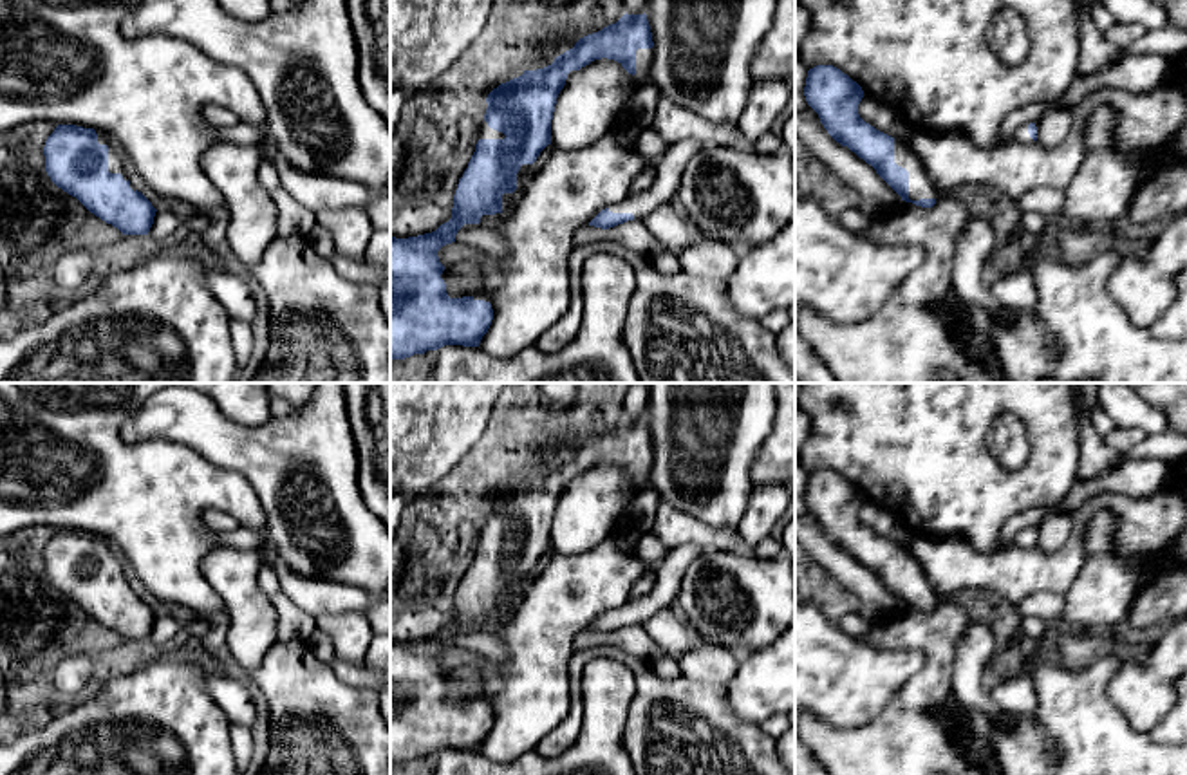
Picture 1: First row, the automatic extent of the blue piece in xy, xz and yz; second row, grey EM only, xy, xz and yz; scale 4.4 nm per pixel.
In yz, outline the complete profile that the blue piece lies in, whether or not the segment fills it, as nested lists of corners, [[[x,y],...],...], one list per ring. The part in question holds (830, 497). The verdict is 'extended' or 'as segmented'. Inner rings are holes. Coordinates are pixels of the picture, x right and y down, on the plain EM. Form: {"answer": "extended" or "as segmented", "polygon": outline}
{"answer": "extended", "polygon": [[[817,470],[808,475],[804,500],[827,538],[871,569],[902,605],[921,612],[936,609],[939,594],[909,547],[860,522],[864,495],[856,486],[833,470]]]}

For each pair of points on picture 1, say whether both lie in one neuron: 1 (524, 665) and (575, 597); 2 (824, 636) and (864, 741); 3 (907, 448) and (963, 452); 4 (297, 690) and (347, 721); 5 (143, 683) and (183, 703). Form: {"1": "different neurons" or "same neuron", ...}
{"1": "same neuron", "2": "different neurons", "3": "same neuron", "4": "same neuron", "5": "same neuron"}

